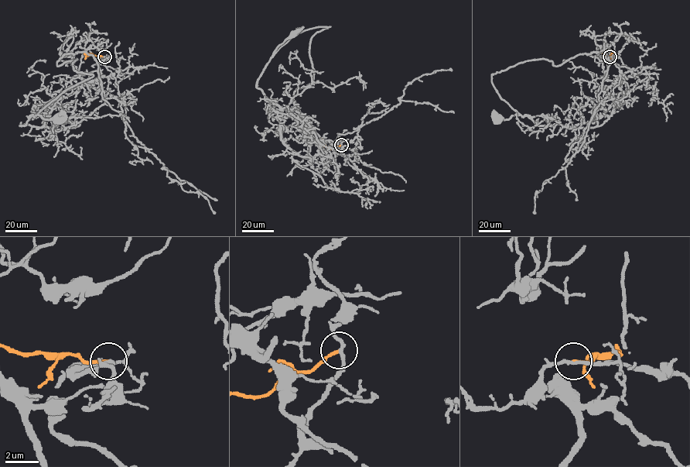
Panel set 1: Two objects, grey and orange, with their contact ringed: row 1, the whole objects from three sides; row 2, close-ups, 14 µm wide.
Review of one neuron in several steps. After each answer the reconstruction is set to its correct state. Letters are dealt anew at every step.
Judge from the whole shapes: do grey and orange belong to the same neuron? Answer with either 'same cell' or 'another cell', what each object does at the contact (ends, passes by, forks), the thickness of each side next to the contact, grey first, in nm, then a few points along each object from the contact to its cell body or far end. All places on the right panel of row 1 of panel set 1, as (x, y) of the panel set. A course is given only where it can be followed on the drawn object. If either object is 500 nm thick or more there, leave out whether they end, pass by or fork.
another cell; grey passes by; orange ends; calibres 190 and 180 nm; course grey (609, 56), (634, 76), (620, 80), (622, 96), (599, 118), (569, 127), (537, 125), (527, 116), (499, 118); course orange (609, 56), (614, 55), (611, 53), (607, 57), (602, 53)

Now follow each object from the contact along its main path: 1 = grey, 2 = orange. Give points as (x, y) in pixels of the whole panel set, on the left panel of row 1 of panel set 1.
1: (104, 56), (97, 63), (100, 77), (56, 99), (44, 115), (44, 125), (19, 125), (36, 115), (57, 118)
2: (104, 56), (88, 53), (85, 57), (83, 53)

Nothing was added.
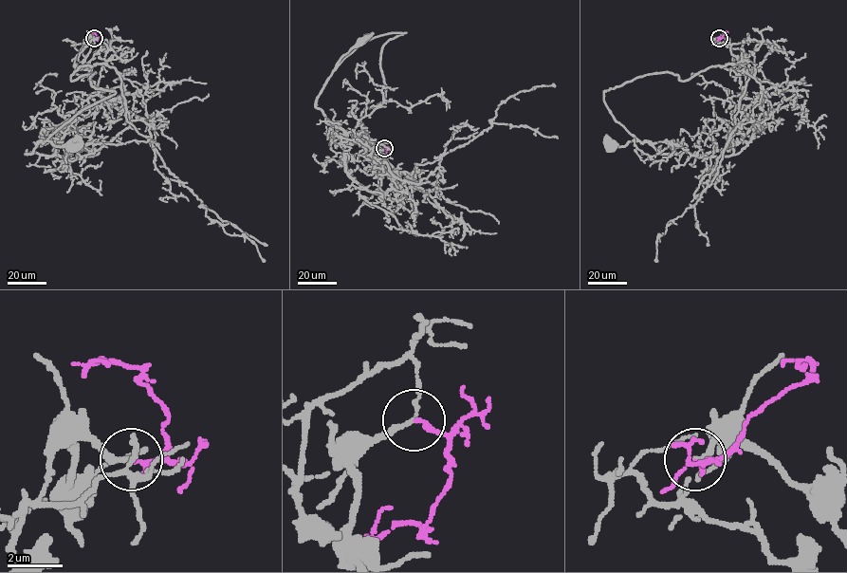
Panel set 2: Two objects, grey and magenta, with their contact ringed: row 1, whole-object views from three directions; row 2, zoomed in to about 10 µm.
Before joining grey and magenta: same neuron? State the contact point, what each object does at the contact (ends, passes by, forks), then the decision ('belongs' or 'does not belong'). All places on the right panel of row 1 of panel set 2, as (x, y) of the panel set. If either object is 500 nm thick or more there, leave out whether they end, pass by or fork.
place (719, 38); grey forks; magenta ends; does not belong

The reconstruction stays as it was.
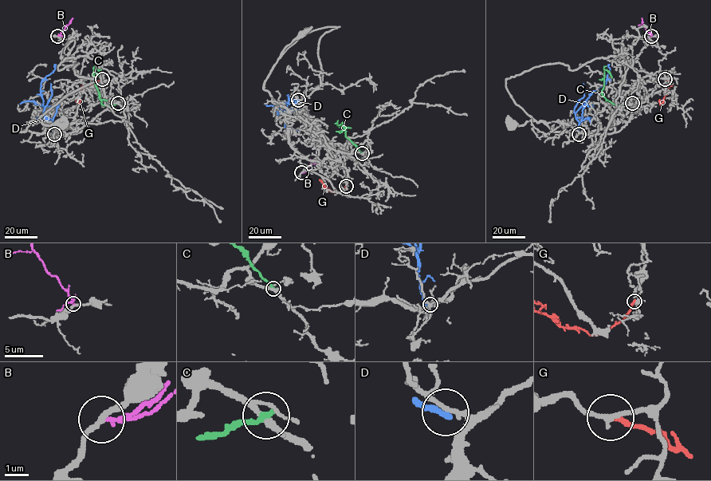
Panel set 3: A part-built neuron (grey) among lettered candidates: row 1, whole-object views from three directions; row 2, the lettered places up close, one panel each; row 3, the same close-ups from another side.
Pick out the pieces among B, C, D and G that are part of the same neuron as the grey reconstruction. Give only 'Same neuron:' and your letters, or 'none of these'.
Same neuron: none of these

